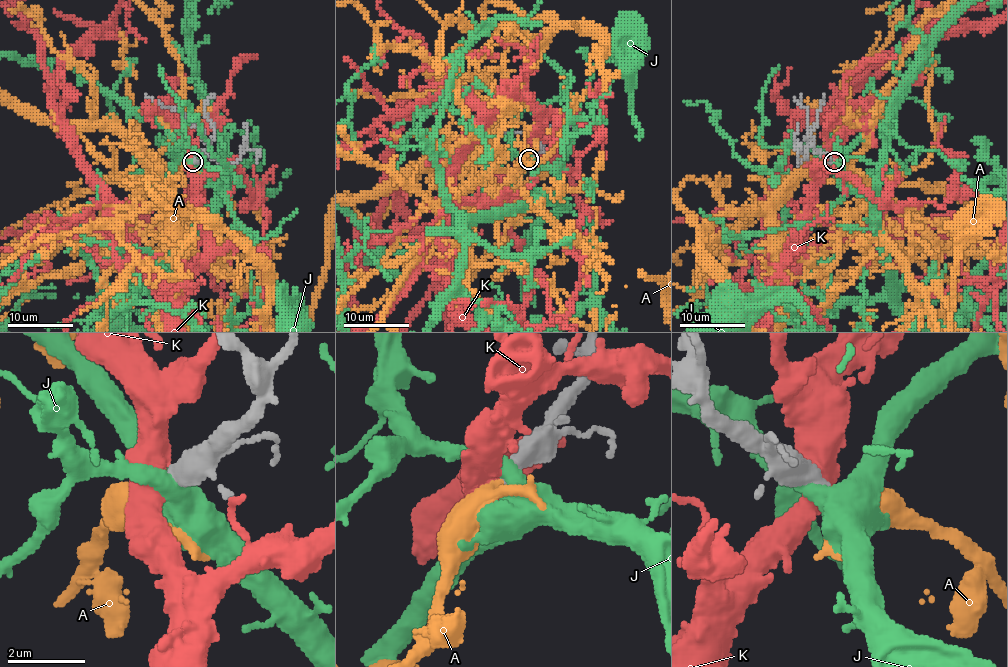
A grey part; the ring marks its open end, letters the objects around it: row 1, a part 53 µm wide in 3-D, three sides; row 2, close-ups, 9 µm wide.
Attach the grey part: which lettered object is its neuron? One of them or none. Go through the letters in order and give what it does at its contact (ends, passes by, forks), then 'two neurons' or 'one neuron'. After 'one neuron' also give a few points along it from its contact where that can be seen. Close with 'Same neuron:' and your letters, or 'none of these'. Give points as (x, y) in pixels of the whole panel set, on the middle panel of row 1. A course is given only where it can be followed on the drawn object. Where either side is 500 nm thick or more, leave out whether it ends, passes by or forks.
A: it passes by; one neuron
J: two neurons
K: two neurons
Same neuron: A

